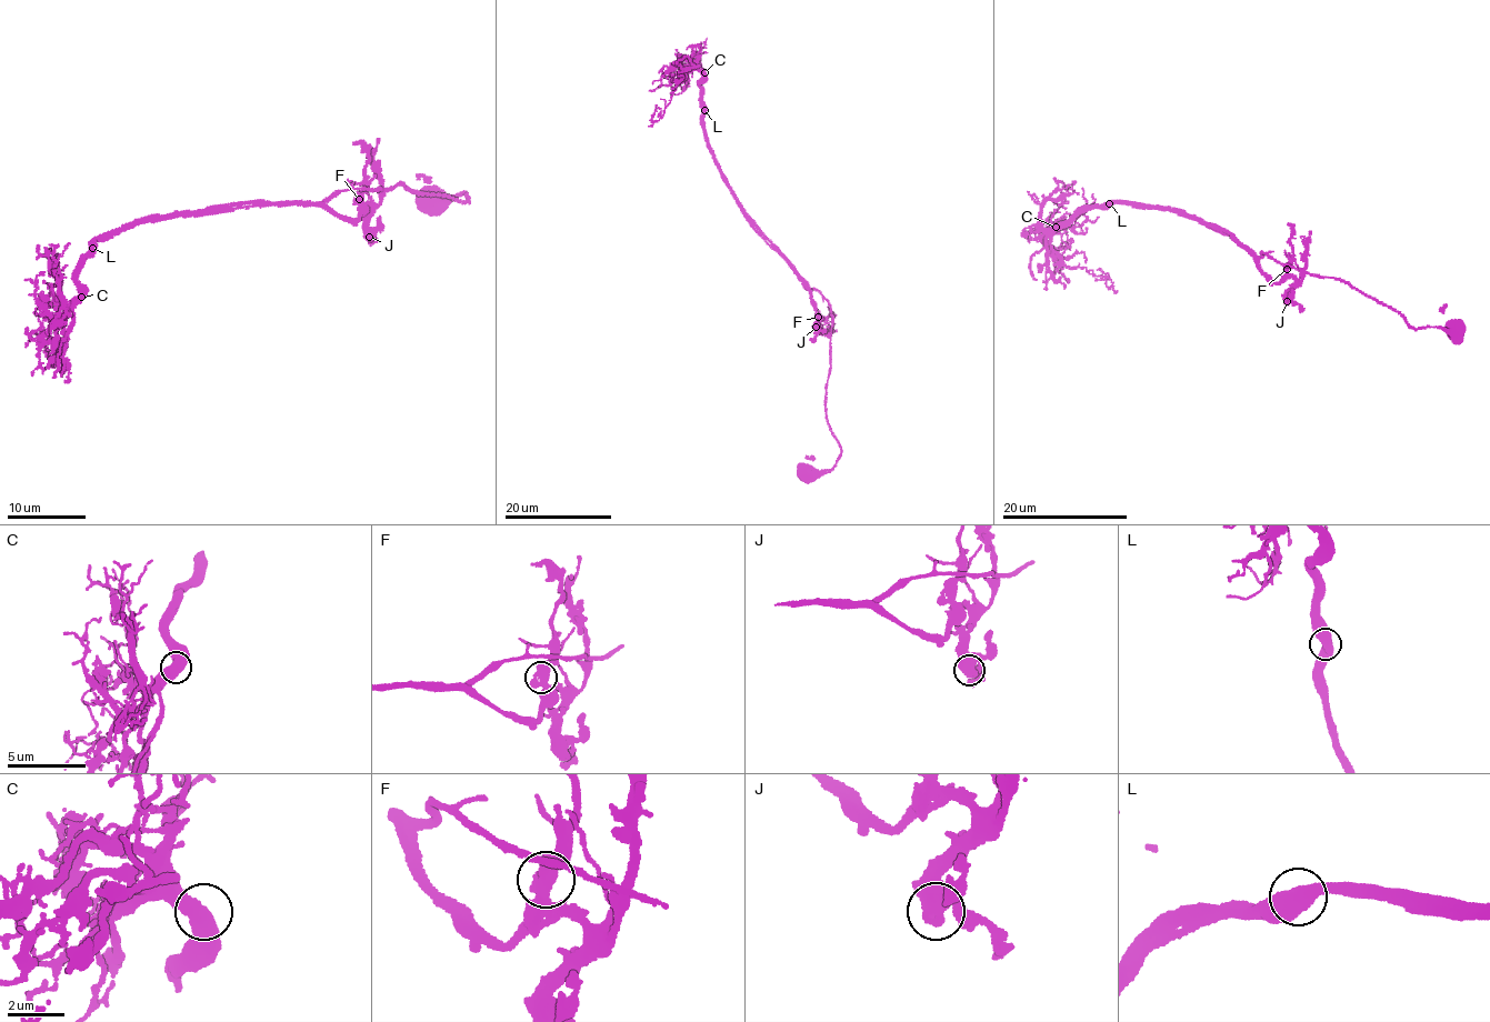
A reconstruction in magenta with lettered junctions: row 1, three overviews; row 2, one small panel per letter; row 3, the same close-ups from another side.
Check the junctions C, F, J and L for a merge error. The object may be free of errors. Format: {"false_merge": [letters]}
{"false_merge": []}

